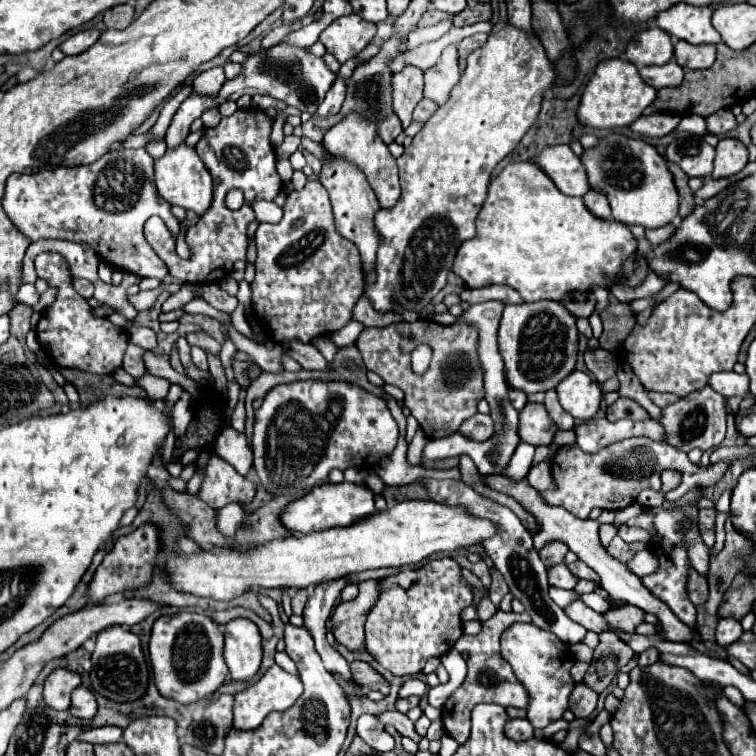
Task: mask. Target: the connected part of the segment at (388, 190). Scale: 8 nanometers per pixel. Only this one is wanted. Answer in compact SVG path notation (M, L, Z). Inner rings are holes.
M355 113L347 115L341 123L337 123L335 127L331 127L329 131L325 131L325 139L323 139L323 145L327 147L327 151L335 157L335 159L341 159L341 161L347 161L347 163L353 163L357 165L369 185L373 187L379 203L383 209L389 209L397 203L399 195L401 195L401 189L399 189L399 175L397 175L397 163L393 159L393 155L389 153L387 145L377 137L377 131L375 131L375 123L373 121L367 121Z

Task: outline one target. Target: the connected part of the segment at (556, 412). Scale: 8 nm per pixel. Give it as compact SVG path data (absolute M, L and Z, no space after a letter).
M547 391L547 393L545 393L545 407L547 407L551 419L557 423L559 429L573 429L575 419L561 407L561 403L559 403L555 391Z

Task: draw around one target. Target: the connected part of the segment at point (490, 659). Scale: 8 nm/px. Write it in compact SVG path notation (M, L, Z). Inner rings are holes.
M498 610L489 620L483 622L482 630L477 635L461 635L461 639L455 643L457 649L467 651L467 677L461 683L461 687L447 699L443 705L443 727L447 733L457 741L465 743L471 731L471 709L477 703L499 703L503 707L527 707L527 691L513 675L511 667L501 657L501 635L511 623L523 621L525 613L503 613Z

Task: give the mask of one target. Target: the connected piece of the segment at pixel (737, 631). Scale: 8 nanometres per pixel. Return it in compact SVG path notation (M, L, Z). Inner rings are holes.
M733 617L729 619L721 619L719 625L717 625L717 633L715 633L715 641L721 645L721 647L727 647L729 643L737 641L741 637L743 629L741 629L741 623Z

